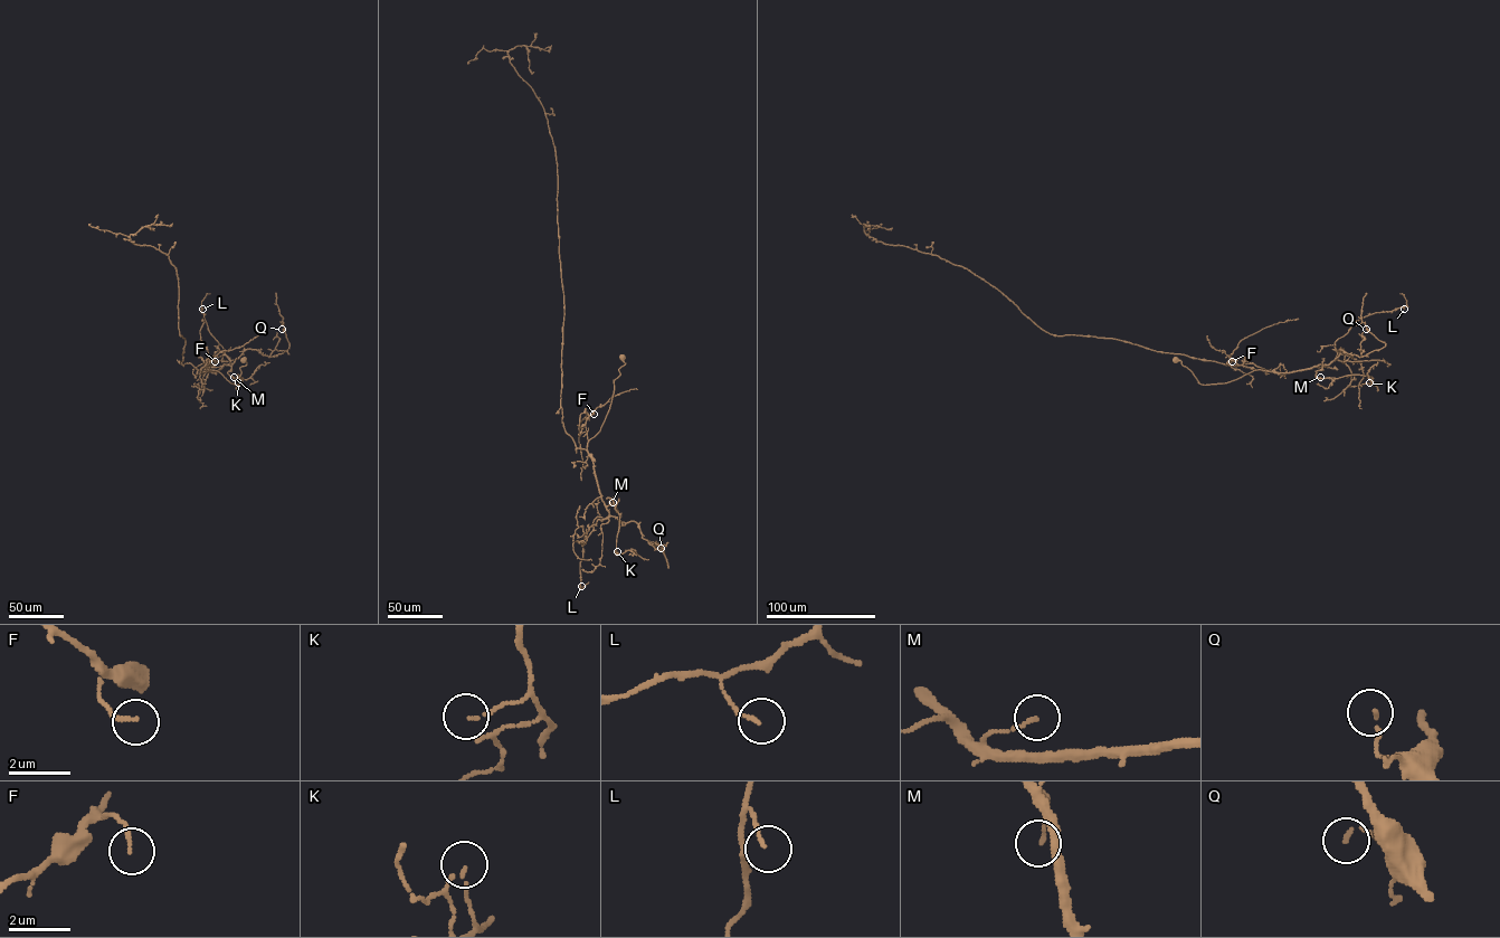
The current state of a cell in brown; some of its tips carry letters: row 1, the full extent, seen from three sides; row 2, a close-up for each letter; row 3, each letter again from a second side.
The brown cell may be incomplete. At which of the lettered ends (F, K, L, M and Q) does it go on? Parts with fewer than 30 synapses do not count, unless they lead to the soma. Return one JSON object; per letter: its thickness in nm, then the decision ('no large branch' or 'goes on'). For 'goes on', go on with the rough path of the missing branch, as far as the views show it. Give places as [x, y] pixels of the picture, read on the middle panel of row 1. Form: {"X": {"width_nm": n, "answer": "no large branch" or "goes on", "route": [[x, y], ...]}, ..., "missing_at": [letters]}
{"F": {"width_nm": 100, "answer": "no large branch"}, "K": {"width_nm": 90, "answer": "no large branch"}, "L": {"width_nm": 100, "answer": "no large branch"}, "M": {"width_nm": 100, "answer": "no large branch"}, "Q": {"width_nm": 90, "answer": "no large branch"}, "missing_at": []}

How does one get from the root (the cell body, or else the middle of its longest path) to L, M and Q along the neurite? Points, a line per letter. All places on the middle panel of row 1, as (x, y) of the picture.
L: (622, 357), (625, 363), (614, 380), (609, 408), (587, 445), (608, 517), (597, 517), (587, 531), (581, 586)
M: (622, 357), (625, 363), (614, 380), (609, 408), (587, 446), (601, 500), (606, 505), (606, 498), (613, 502)
Q: (622, 357), (625, 363), (614, 380), (609, 408), (587, 452), (608, 513), (635, 521), (668, 567), (661, 548)

